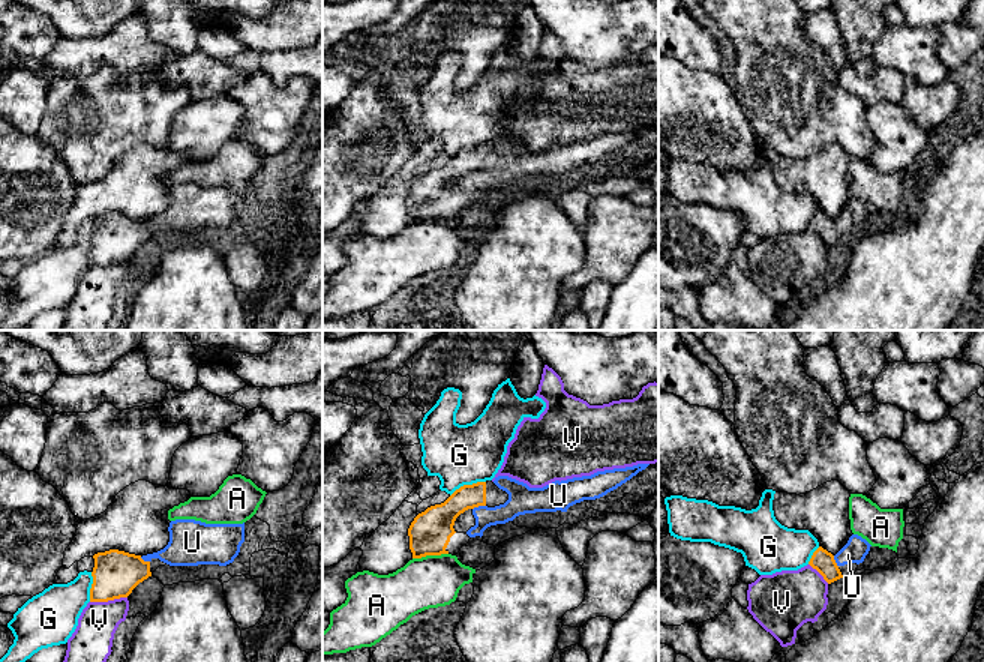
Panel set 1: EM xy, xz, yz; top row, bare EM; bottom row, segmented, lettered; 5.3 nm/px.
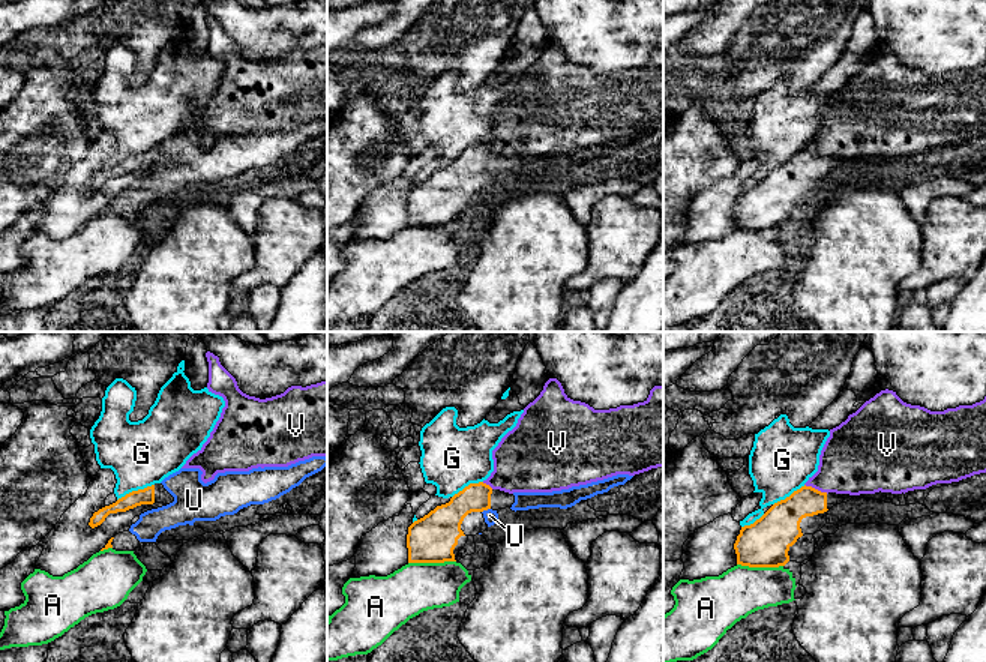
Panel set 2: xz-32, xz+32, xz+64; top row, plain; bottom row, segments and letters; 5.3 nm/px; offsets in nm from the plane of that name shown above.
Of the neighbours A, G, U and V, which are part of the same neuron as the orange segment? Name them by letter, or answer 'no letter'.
U

